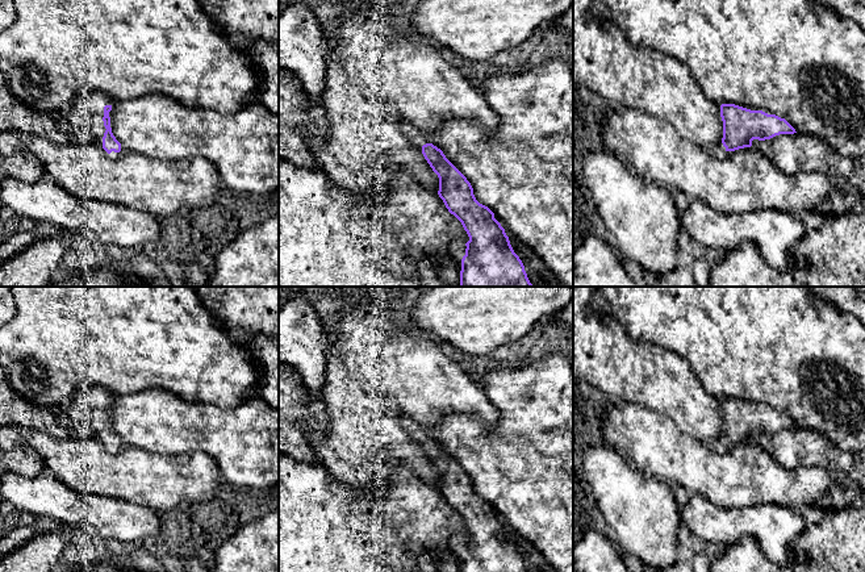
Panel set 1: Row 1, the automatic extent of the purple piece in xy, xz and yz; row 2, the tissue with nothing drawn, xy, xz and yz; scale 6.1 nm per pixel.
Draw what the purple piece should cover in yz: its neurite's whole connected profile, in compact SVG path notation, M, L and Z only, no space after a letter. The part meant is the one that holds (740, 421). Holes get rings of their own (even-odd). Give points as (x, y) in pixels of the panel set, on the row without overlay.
M722 398L722 437L709 443L714 452L722 452L727 446L751 442L753 434L765 435L780 429L794 429L795 423L776 409L751 405L735 398Z

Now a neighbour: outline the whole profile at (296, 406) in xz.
M279 362L279 452L302 463L321 462L306 430L326 433L329 423L322 400L308 393L293 367Z

